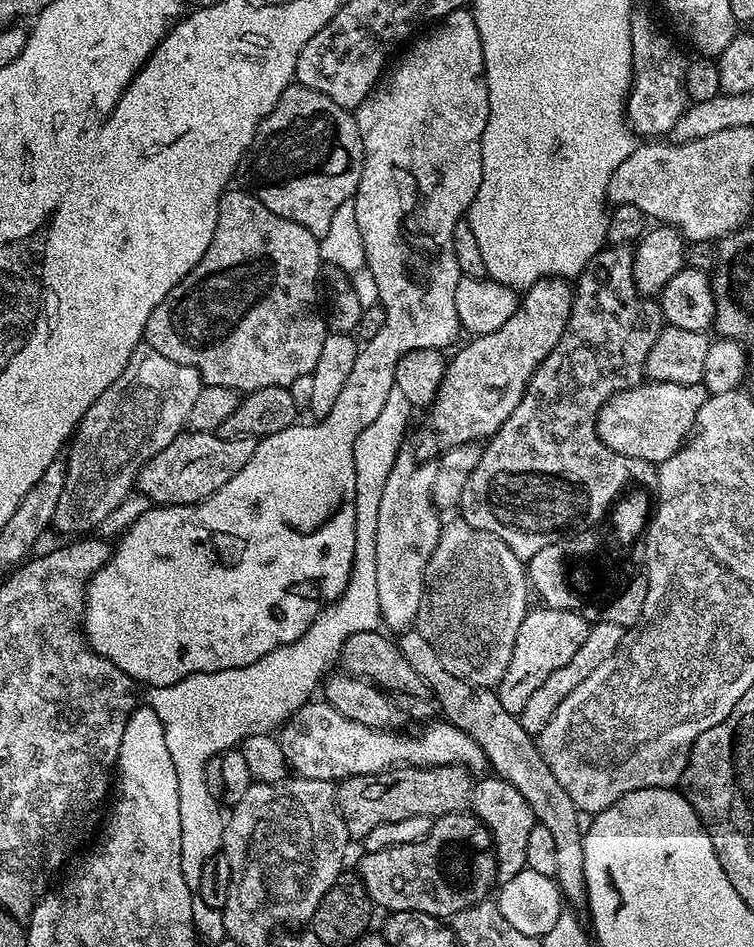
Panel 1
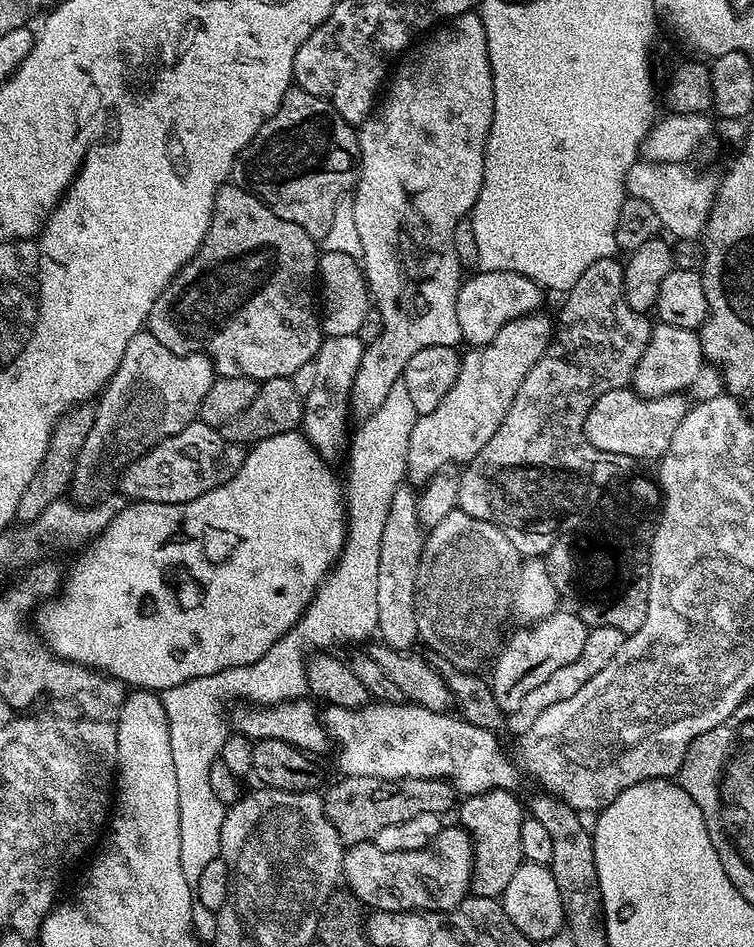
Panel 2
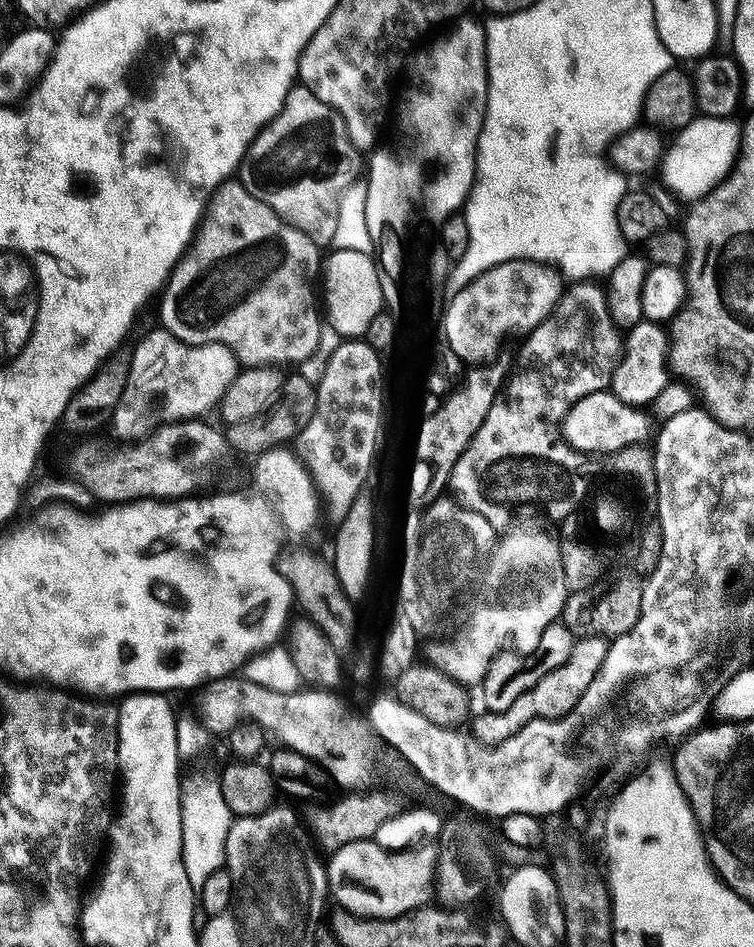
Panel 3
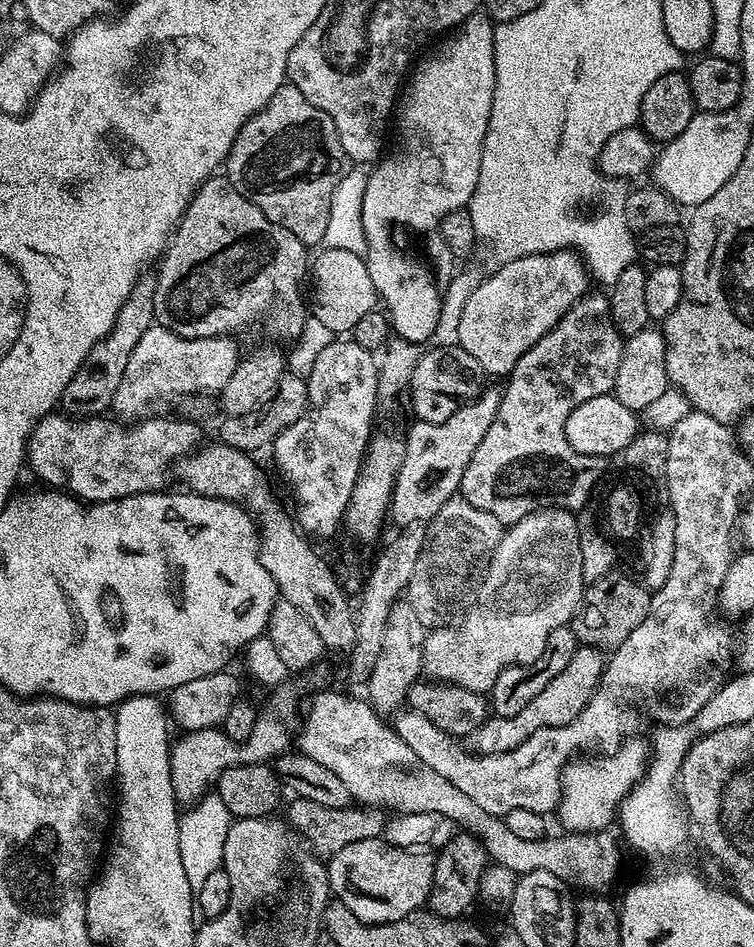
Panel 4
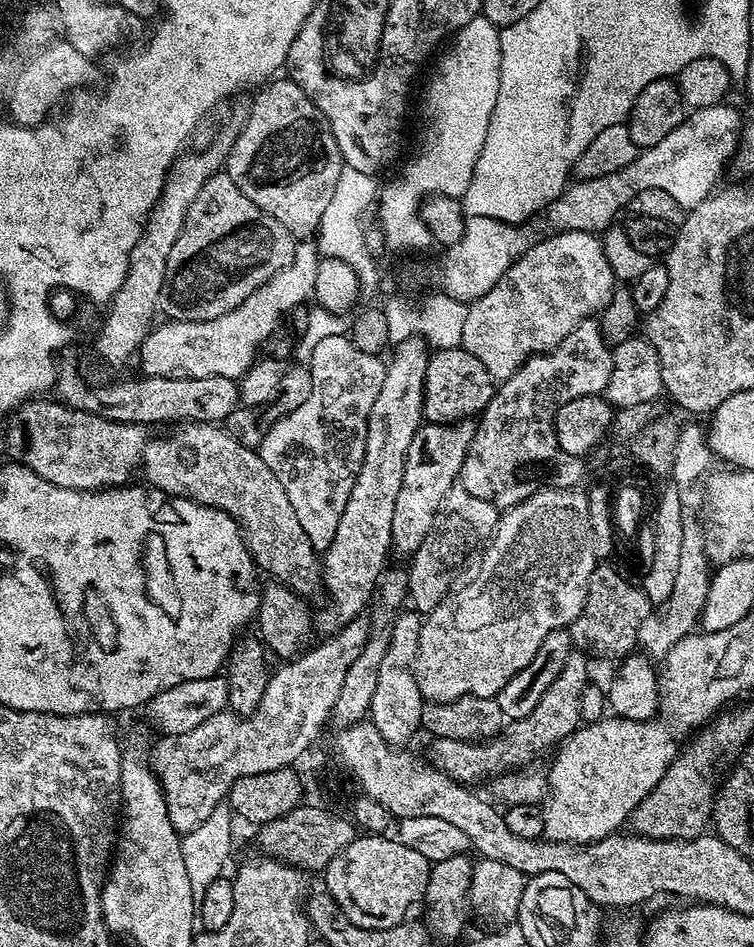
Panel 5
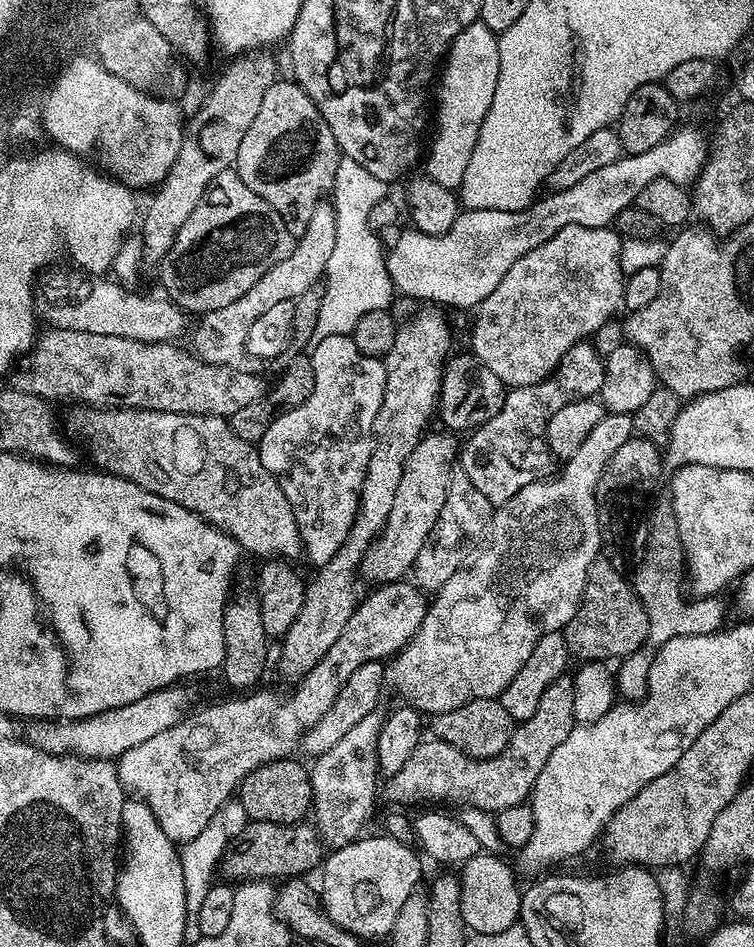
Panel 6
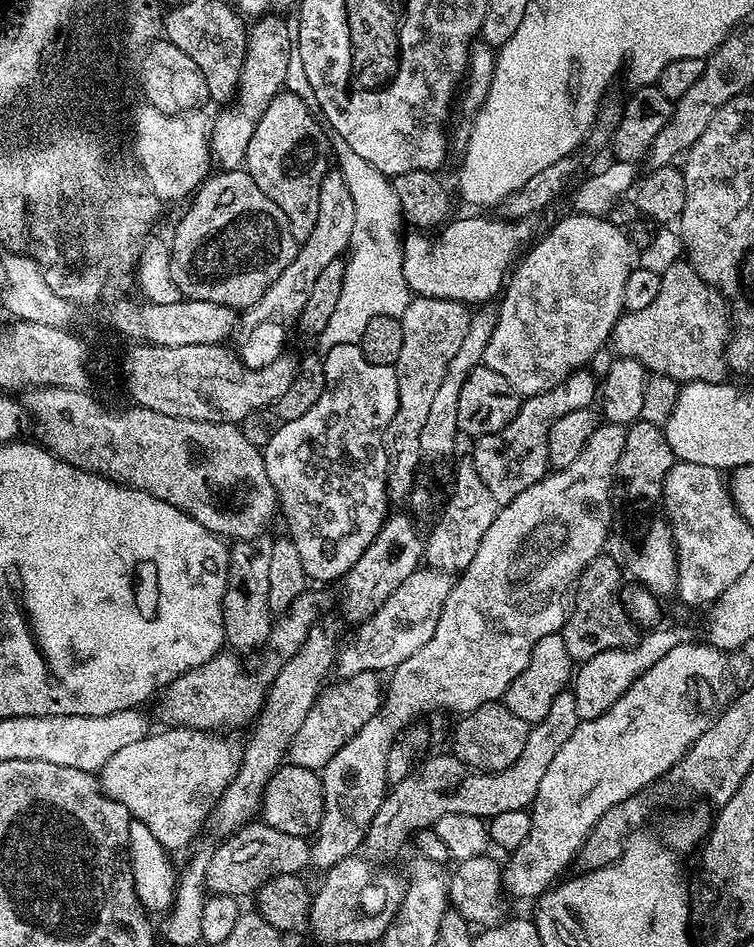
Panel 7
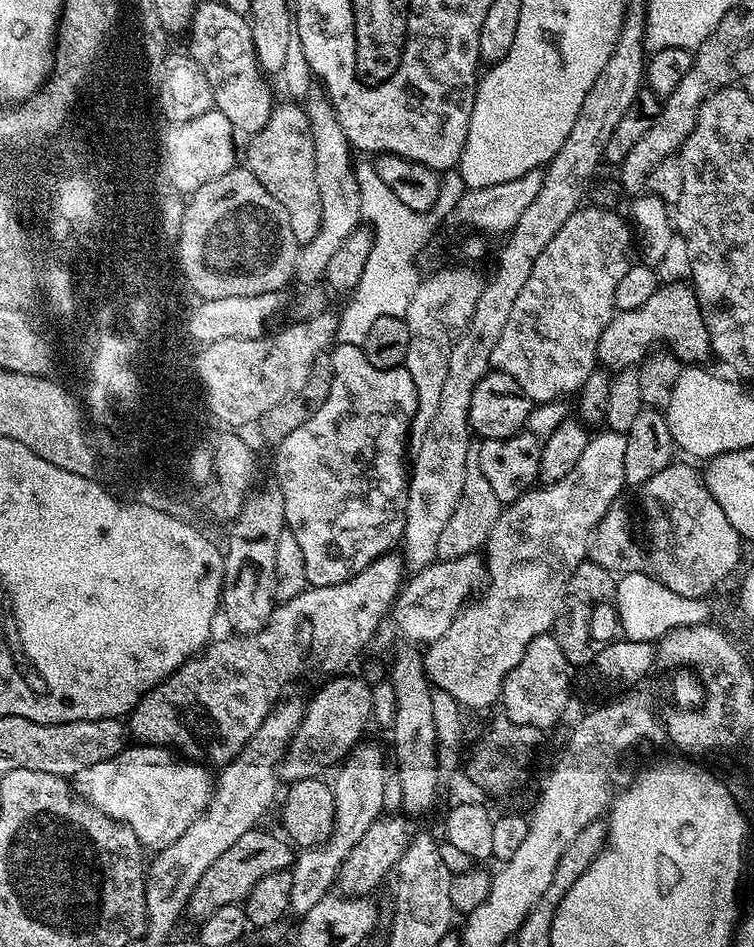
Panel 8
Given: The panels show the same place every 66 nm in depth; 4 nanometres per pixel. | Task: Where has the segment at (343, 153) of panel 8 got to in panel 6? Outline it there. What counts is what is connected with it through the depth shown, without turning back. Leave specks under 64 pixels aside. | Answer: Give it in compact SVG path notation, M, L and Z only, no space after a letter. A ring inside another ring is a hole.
M323 200L315 207L305 233L295 241L291 255L268 270L242 298L235 299L229 306L219 307L216 312L203 313L197 319L200 321L192 332L190 345L195 356L208 364L221 364L227 368L239 369L243 365L240 363L246 360L247 334L250 326L277 303L285 300L295 301L321 281L327 273L336 233L335 205L331 201Z

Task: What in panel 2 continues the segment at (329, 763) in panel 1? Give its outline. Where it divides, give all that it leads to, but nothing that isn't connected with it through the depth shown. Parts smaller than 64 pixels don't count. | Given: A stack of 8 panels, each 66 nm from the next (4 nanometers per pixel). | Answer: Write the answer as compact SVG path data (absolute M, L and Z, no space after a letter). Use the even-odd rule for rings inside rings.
M369 702L363 708L342 708L327 705L322 712L322 723L334 748L336 744L336 768L340 776L365 776L383 780L402 778L438 778L447 780L457 793L473 796L495 788L515 789L516 772L508 768L508 756L500 749L491 731L472 725L456 714L431 712L411 702L400 704L375 704Z

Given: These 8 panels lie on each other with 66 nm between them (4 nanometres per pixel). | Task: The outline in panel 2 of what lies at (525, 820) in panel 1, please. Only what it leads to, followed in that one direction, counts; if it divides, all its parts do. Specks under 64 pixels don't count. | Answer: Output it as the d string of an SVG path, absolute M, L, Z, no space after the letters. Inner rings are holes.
M495 788L489 792L479 792L464 796L459 801L459 827L471 836L473 848L473 868L471 895L503 897L506 886L510 886L512 872L518 870L522 854L522 822L526 819L526 808L516 797L515 791Z

